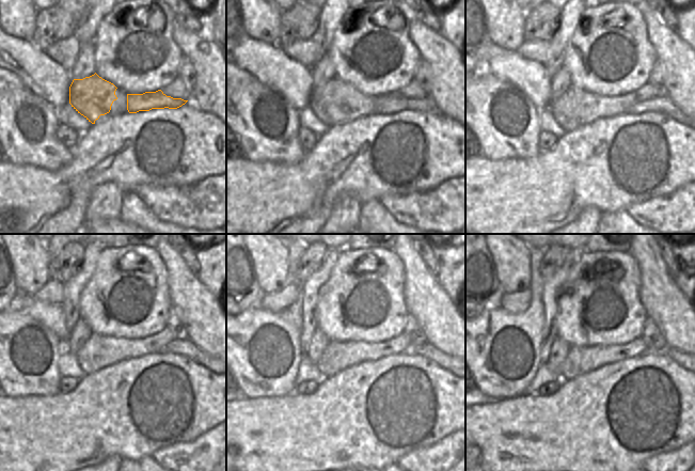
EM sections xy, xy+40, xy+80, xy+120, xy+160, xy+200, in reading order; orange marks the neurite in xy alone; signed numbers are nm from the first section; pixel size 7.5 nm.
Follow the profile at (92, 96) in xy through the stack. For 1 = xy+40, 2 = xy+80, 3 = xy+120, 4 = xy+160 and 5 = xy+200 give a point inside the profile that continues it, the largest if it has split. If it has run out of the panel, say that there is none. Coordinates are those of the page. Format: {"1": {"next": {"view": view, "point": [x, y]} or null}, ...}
{"1": {"next": {"view": "xy+40", "point": [328, 101]}}, "2": {"next": {"view": "xy+80", "point": [574, 95]}}, "3": {"next": {"view": "xy+120", "point": [84, 357]}}, "4": {"next": {"view": "xy+160", "point": [326, 362]}}, "5": {"next": {"view": "xy+200", "point": [567, 363]}}}

